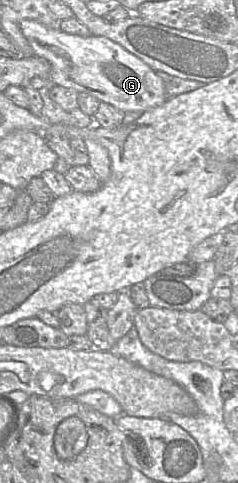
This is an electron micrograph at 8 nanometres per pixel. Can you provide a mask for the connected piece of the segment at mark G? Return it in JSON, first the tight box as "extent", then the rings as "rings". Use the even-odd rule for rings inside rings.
{"extent":[19,20,166,112],"rings":[[[22,20],[19,27],[29,42],[34,56],[46,59],[55,86],[72,88],[96,97],[119,110],[145,112],[166,101],[165,85],[143,60],[117,42],[104,36],[80,36],[51,28],[35,20]]]}

